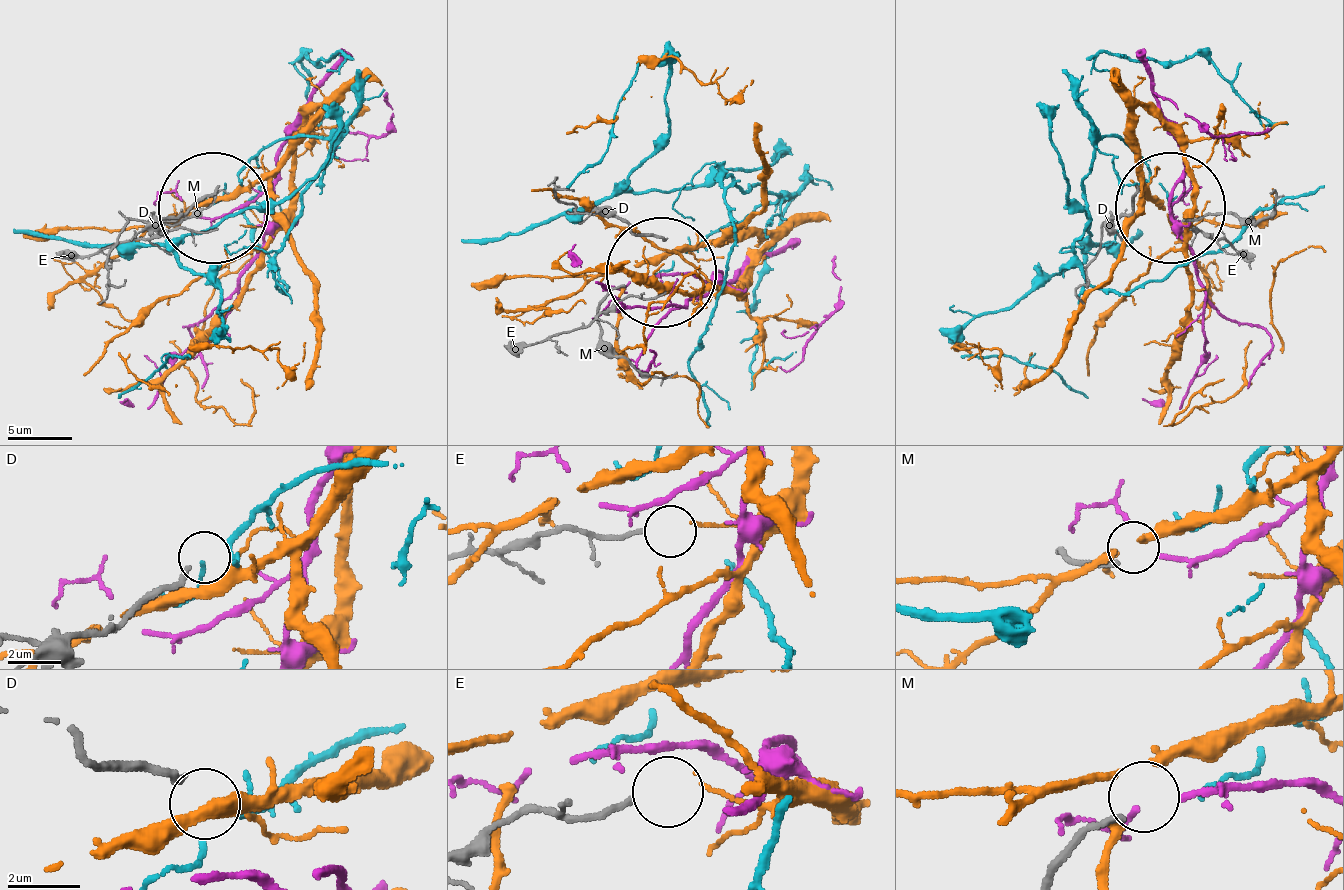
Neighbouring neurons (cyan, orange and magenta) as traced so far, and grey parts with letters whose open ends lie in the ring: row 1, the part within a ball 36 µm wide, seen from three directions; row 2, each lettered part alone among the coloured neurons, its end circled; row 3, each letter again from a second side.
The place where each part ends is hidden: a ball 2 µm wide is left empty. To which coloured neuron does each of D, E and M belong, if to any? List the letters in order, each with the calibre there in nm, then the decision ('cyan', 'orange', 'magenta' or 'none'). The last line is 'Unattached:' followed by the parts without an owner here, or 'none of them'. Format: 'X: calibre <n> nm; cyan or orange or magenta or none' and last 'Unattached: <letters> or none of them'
D: calibre 220 nm; cyan
E: calibre 170 nm; none
M: calibre 190 nm; magenta
Unattached: E

